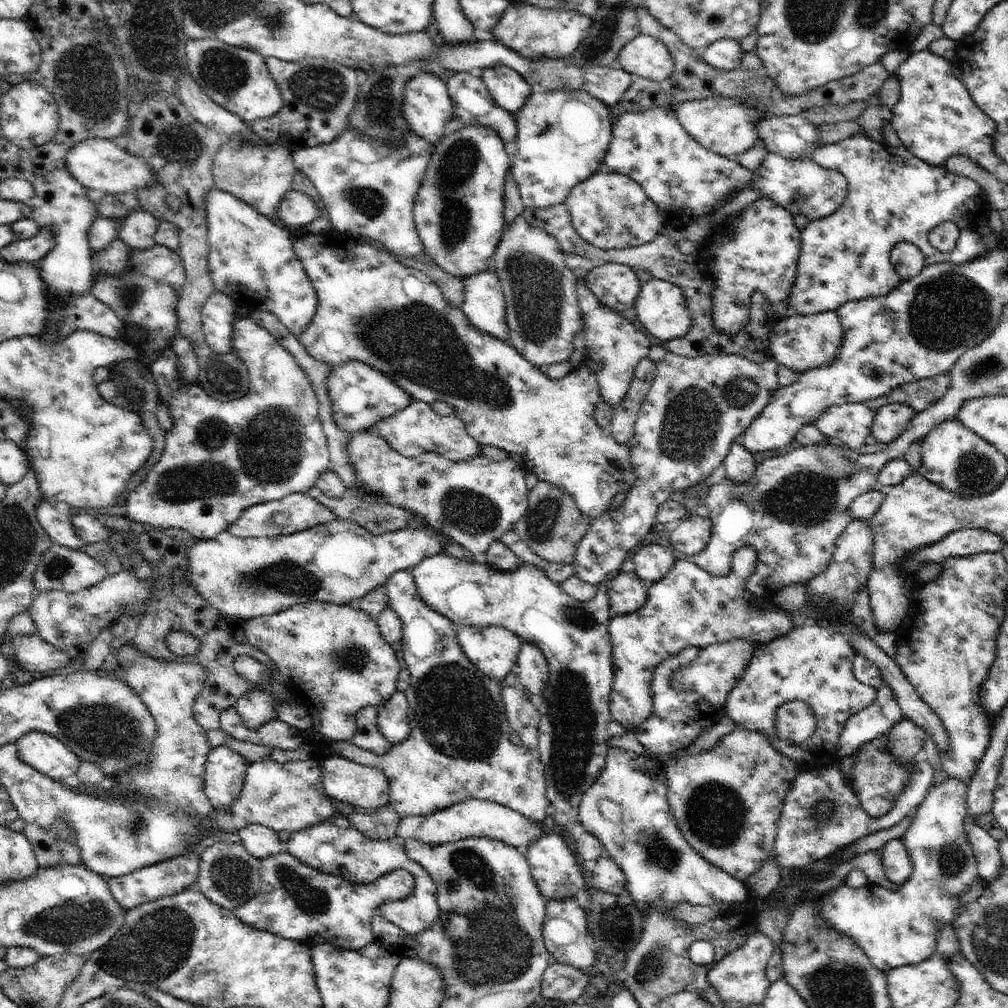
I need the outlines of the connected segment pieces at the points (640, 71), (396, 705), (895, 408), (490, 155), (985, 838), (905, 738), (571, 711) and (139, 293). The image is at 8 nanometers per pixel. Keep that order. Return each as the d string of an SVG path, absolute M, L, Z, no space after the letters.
M640 34L620 50L610 67L662 82L674 72L674 58L662 40Z
M397 690L388 702L377 707L377 711L376 726L378 726L380 734L392 744L404 742L410 733L406 695Z
M900 403L883 406L877 412L878 416L874 416L872 424L872 436L884 444L896 440L904 432L906 424L916 416L916 410Z
M464 124L437 143L426 168L426 178L414 201L413 219L420 242L424 245L424 252L444 272L464 280L492 268L492 258L504 232L503 196L506 174L510 167L510 148L504 146L500 136L492 128Z
M970 818L964 820L964 830L973 848L980 879L986 883L996 880L1002 873L1002 856L998 852L999 841L989 833L984 823L974 822Z
M903 716L896 726L889 730L889 734L886 748L898 762L910 762L915 758L922 751L925 739L928 737L922 727Z
M440 553L418 566L409 568L414 576L416 590L420 598L434 610L448 616L457 629L468 626L502 626L524 638L526 643L536 644L544 653L549 666L549 677L540 699L539 743L537 750L546 772L546 796L554 806L554 822L566 832L579 822L580 802L588 788L598 778L604 768L608 754L610 734L606 726L611 721L609 709L610 692L614 683L614 664L612 664L612 642L609 641L608 626L612 614L608 598L608 581L598 584L598 594L591 601L578 601L566 594L560 585L552 582L538 566L520 564L514 572L492 569L488 562L474 562L462 558L452 558Z
M155 245L148 250L131 248L130 270L124 276L93 276L90 294L108 304L128 329L125 339L136 350L135 360L145 366L159 358L178 332L177 302L186 278L184 264L175 250Z

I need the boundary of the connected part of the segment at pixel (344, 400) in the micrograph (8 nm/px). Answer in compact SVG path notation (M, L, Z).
M348 360L340 366L332 365L326 386L332 402L332 418L336 426L348 434L370 430L374 424L398 414L413 401L410 394L402 390L390 376L358 360Z

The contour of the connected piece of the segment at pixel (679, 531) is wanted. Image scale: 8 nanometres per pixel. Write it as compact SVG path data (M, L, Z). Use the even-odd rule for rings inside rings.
M688 517L671 527L669 546L682 554L694 556L708 546L712 536L712 521L708 517Z

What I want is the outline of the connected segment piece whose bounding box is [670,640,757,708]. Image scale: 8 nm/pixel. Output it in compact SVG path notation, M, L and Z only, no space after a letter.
M734 640L734 642L722 642L701 648L698 658L691 660L688 666L682 666L672 674L670 684L678 692L694 690L706 702L710 702L712 708L722 708L727 703L728 695L736 686L736 682L742 678L756 646L757 644L750 640Z

